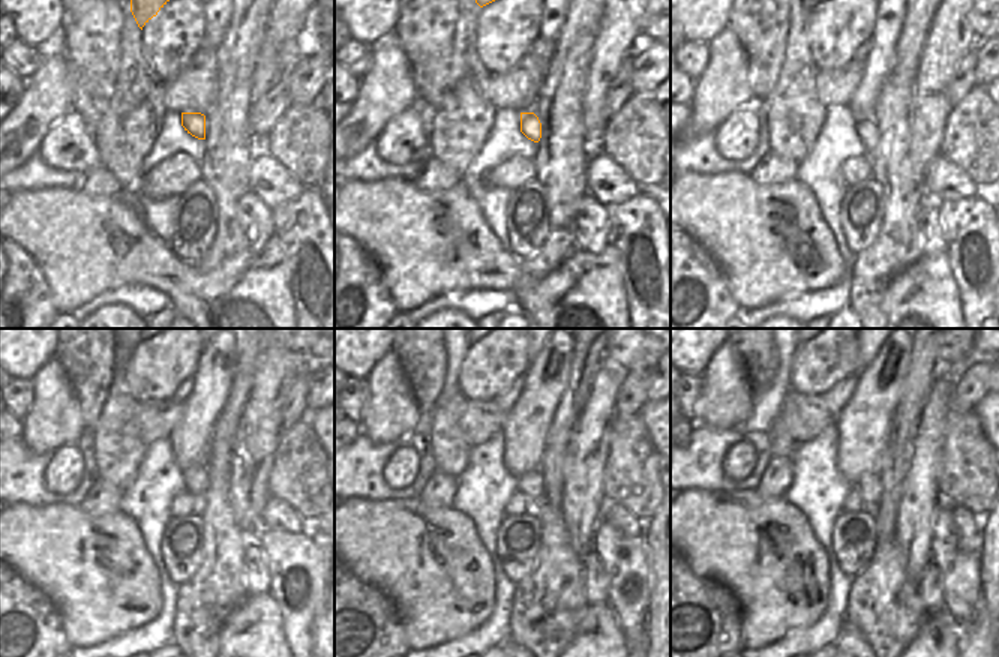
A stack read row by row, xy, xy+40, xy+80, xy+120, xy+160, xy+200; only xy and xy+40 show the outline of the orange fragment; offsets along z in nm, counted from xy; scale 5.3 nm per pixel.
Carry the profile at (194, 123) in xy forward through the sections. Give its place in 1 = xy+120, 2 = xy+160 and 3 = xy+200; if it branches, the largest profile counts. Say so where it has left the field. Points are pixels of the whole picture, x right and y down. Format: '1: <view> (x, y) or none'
1: xy+120 (195, 477)
2: xy+160 (533, 480)
3: xy+200 (870, 482)

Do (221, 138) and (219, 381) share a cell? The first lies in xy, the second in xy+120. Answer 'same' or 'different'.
different

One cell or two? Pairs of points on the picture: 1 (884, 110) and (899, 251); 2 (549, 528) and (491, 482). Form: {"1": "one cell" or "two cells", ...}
{"1": "one cell", "2": "two cells"}

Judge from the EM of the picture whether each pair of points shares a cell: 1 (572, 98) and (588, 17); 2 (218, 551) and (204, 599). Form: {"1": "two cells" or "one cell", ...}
{"1": "one cell", "2": "one cell"}

